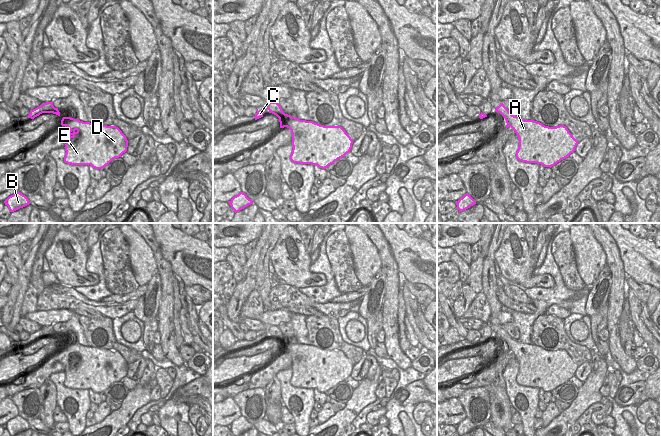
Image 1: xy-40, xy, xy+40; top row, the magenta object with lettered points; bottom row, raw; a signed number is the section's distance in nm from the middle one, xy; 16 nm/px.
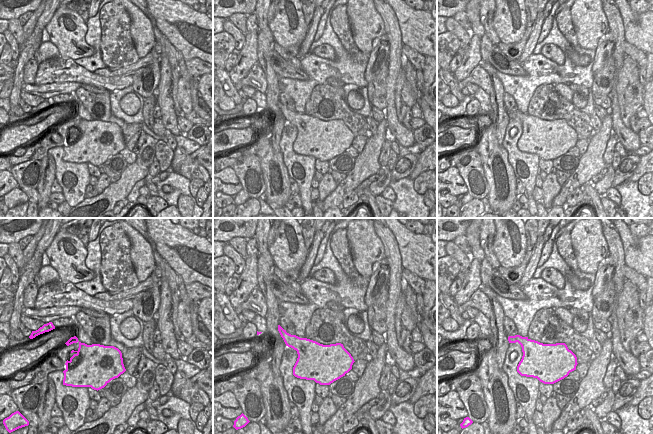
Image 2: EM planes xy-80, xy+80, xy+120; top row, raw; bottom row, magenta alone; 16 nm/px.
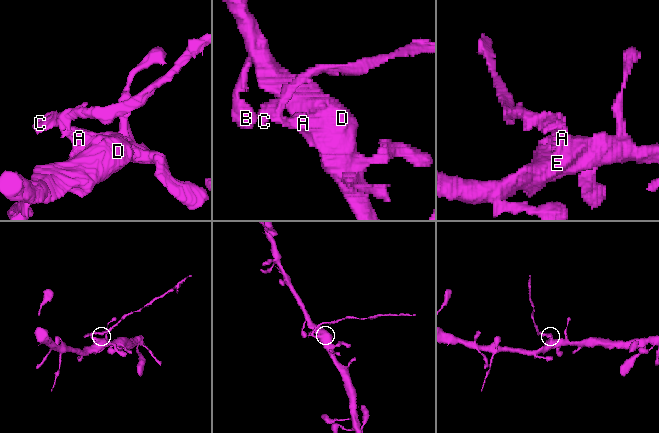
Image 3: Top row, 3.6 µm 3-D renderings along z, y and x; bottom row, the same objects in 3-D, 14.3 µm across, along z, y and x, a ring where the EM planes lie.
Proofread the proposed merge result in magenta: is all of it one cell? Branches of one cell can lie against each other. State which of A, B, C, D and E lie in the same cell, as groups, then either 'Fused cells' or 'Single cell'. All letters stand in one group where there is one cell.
Groups: A B D E / C. Fused cells.

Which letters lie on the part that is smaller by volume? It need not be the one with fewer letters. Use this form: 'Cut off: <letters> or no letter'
Cut off: C

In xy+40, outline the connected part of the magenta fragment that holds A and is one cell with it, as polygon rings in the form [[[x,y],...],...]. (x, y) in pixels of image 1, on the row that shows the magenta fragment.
[[[512,115],[506,120],[518,136],[516,158],[526,163],[552,167],[575,151],[578,141],[566,126],[545,126],[534,120],[524,120]]]

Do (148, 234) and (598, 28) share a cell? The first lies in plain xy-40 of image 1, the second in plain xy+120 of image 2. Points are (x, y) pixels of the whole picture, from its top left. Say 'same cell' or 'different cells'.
different cells

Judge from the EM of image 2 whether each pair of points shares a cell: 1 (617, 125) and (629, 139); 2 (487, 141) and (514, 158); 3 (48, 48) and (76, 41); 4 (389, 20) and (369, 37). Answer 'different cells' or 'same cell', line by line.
1: same cell
2: different cells
3: different cells
4: different cells

